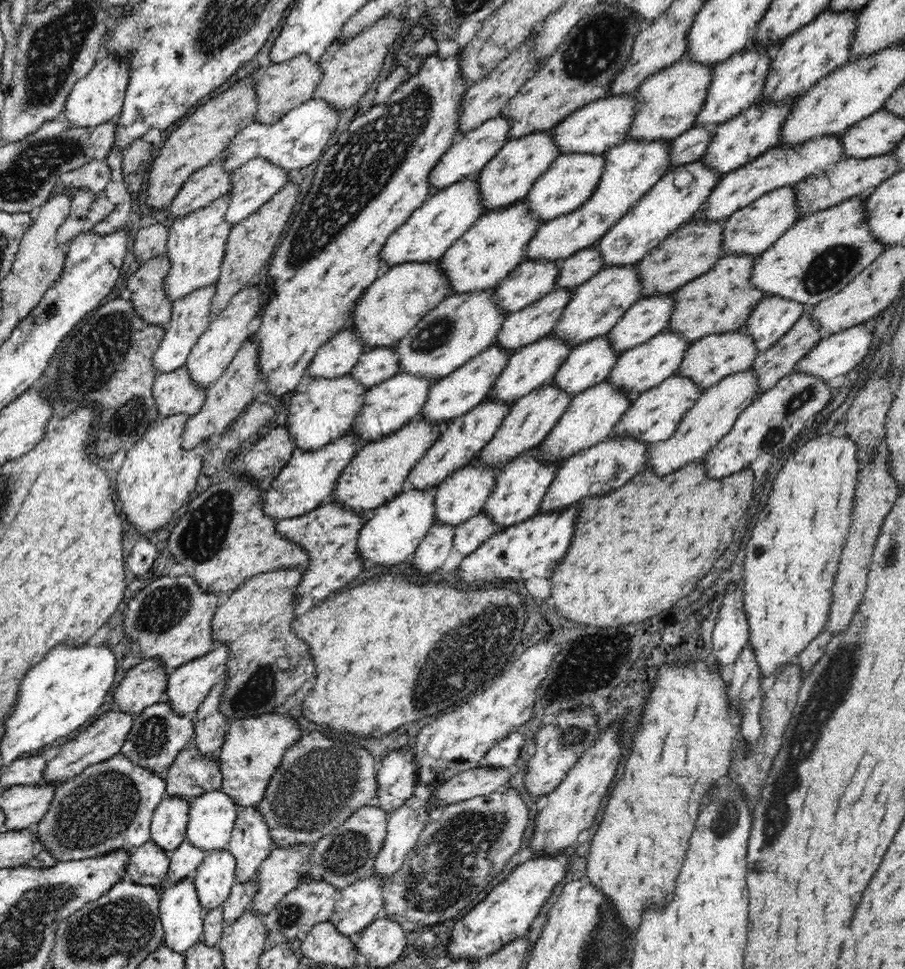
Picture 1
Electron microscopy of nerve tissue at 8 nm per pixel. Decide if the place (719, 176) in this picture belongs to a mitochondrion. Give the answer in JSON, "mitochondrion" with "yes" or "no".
{"mitochondrion":"no"}

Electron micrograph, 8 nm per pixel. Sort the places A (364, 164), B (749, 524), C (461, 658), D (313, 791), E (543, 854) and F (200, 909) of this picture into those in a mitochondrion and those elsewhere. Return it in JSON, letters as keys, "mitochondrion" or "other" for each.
{"A":"mitochondrion","B":"other","C":"mitochondrion","D":"mitochondrion","E":"other","F":"other"}

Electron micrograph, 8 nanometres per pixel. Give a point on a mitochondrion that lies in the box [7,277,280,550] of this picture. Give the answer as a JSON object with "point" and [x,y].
{"point":[99,352]}

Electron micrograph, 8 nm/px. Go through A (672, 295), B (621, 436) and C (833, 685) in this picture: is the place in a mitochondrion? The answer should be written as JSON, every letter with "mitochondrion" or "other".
{"A":"other","B":"other","C":"mitochondrion"}

